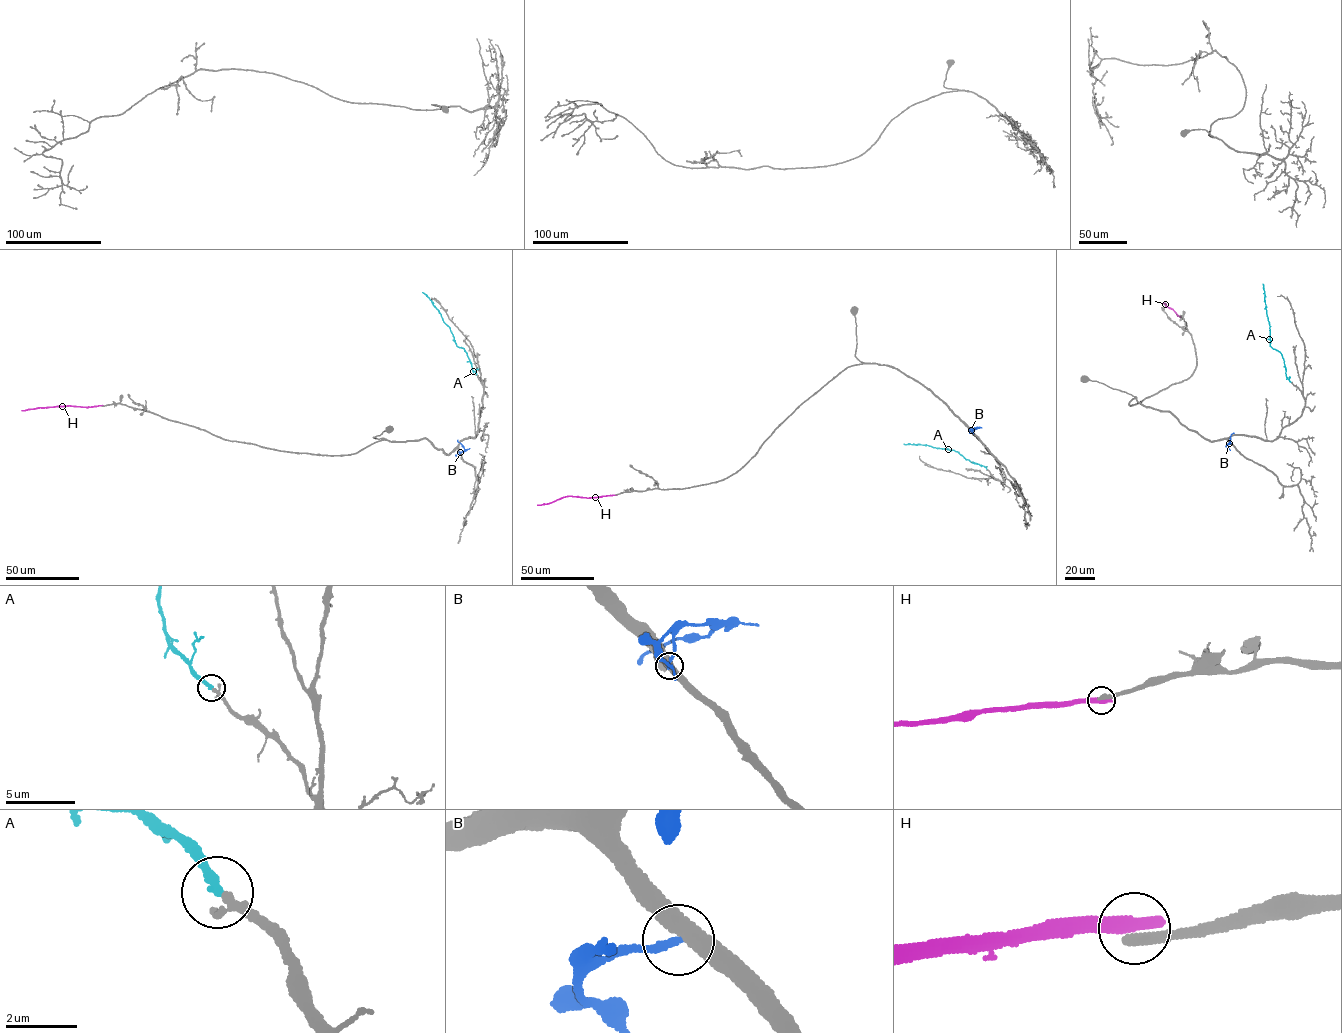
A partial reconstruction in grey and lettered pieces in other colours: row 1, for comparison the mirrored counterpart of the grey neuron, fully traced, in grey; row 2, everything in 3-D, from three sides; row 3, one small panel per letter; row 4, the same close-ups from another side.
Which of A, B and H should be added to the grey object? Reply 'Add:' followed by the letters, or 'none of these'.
Add: A

